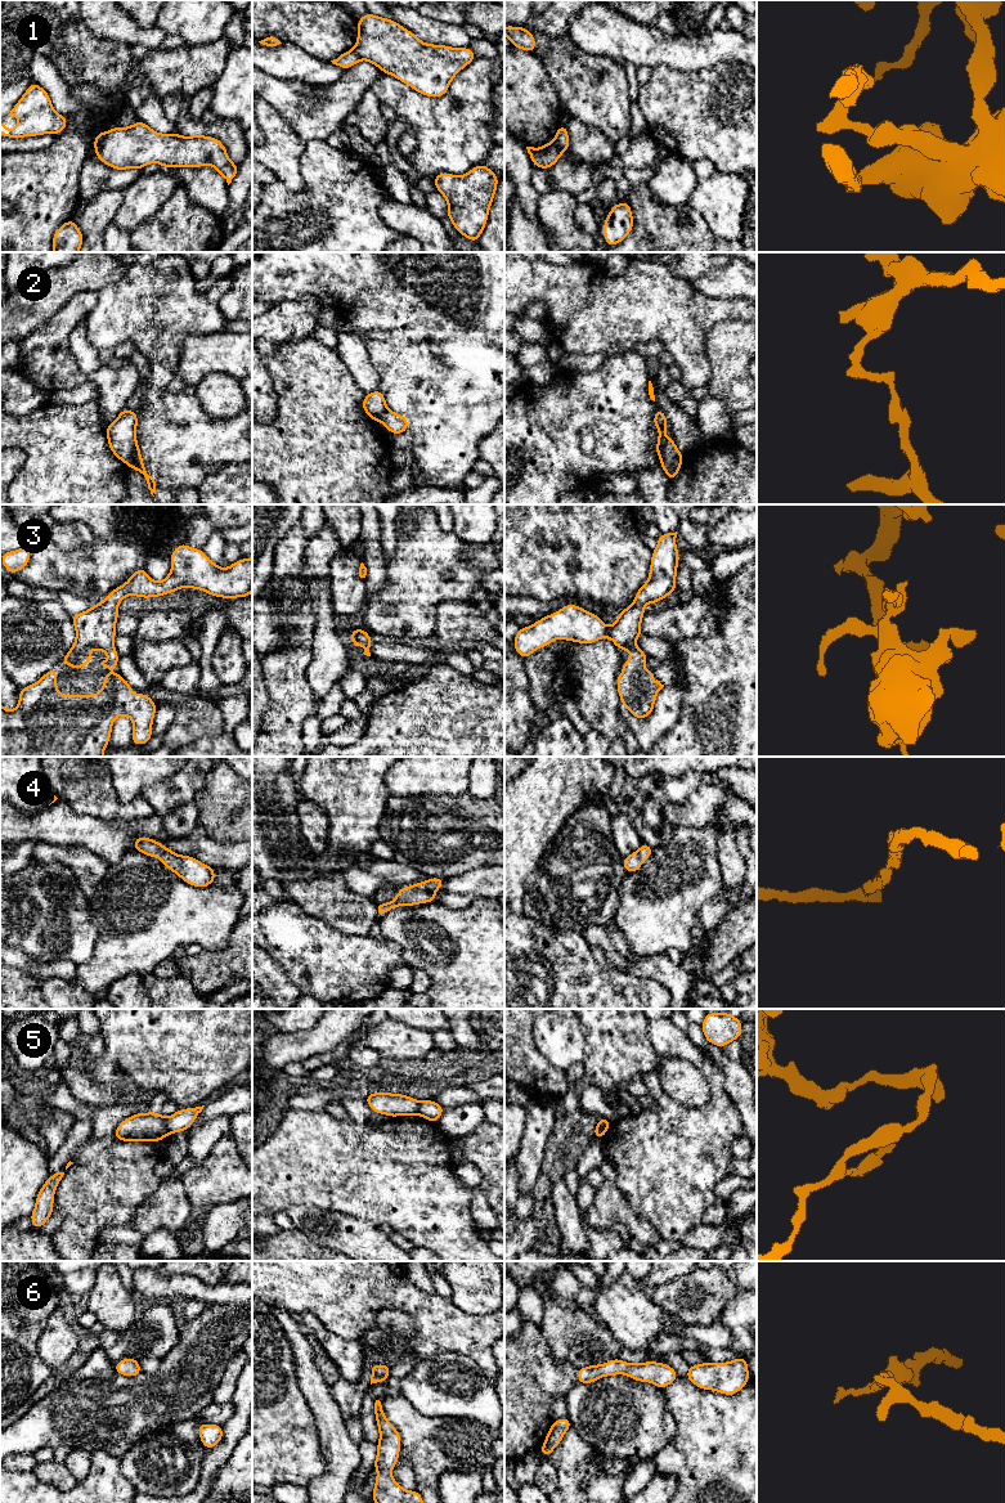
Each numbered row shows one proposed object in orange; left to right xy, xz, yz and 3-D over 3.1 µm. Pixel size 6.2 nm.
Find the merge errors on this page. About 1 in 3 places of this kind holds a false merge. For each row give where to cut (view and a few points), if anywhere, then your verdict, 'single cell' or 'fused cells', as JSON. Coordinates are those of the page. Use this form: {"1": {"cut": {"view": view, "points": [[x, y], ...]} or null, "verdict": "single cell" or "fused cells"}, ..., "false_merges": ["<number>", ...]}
{"1": {"cut": {"view": "xy", "points": [[106, 133], [102, 142], [95, 147]]}, "verdict": "fused cells"}, "2": {"cut": {"view": "xy", "points": [[137, 443], [128, 465]]}, "verdict": "fused cells"}, "3": {"cut": null, "verdict": "single cell"}, "4": {"cut": null, "verdict": "single cell"}, "5": {"cut": {"view": "xy", "points": [[165, 1118], [165, 1125], [170, 1133]]}, "verdict": "fused cells"}, "6": {"cut": null, "verdict": "single cell"}, "false_merges": ["1", "2", "5"]}

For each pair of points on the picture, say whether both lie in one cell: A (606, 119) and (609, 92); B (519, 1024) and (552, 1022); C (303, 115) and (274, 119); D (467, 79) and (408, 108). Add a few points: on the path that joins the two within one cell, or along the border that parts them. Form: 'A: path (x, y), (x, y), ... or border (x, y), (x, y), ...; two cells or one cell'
A: path (606, 112), (606, 98); one cell
B: border (534, 1022), (533, 1040), (542, 1053); two cells
C: border (265, 99), (305, 140); two cells
D: path (453, 93), (436, 108), (422, 108); one cell

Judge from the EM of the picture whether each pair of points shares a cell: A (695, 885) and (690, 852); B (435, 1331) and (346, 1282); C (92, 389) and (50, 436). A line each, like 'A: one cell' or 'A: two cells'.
A: one cell
B: one cell
C: two cells

